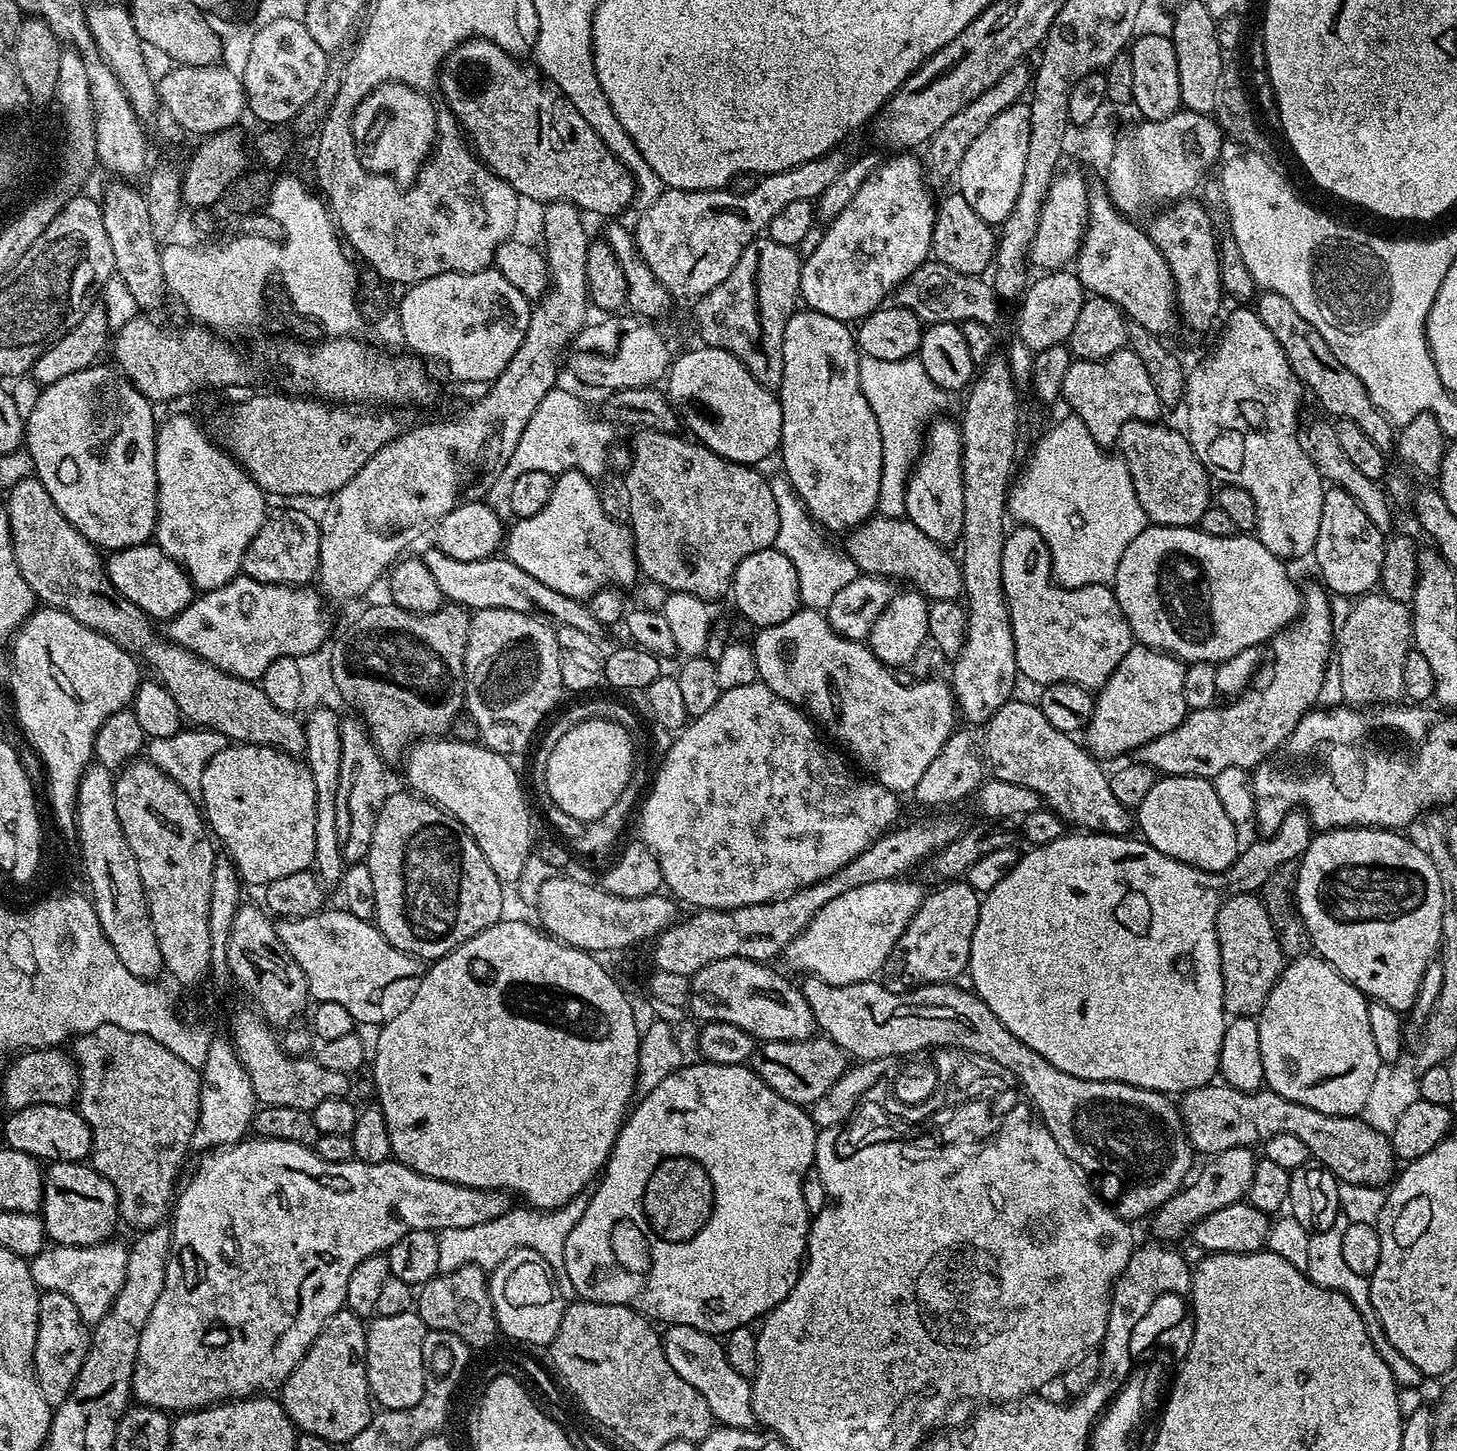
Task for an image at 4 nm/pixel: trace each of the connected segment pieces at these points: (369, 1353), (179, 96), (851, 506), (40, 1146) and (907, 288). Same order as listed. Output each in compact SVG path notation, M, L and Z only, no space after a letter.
M415 1310L393 1316L376 1316L367 1329L366 1374L373 1401L384 1410L412 1408L424 1396L426 1361L422 1358L422 1342L430 1329Z
M212 64L209 67L177 65L157 79L157 92L161 105L174 118L181 131L188 131L205 138L238 124L243 112L247 111L247 96L241 75L225 67Z
M797 310L786 322L786 334L782 338L782 382L778 389L782 410L778 457L784 463L783 475L788 477L809 517L829 533L847 534L859 528L877 515L880 507L882 434L878 434L874 410L870 410L870 402L862 394L860 358L853 329L845 321L821 312Z
M26 1106L12 1112L4 1124L3 1143L41 1162L58 1160L87 1161L92 1154L92 1131L82 1114L72 1106Z
M935 260L925 261L910 278L904 280L896 289L894 300L899 307L910 310L925 324L963 324L970 320L989 325L1000 306L996 292L985 277L959 274Z

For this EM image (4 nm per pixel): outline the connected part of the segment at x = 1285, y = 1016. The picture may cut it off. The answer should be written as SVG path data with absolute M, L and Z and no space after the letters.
M1309 954L1299 956L1297 960L1285 963L1278 982L1270 990L1266 998L1263 1010L1258 1017L1258 1042L1262 1046L1262 1070L1264 1071L1264 1084L1282 1098L1290 1098L1290 1102L1302 1102L1302 1106L1310 1106L1310 1110L1322 1110L1322 1114L1334 1114L1335 1116L1359 1117L1366 1106L1366 1098L1369 1097L1370 1088L1374 1083L1374 1076L1380 1068L1378 1049L1374 1046L1374 1037L1370 1034L1370 1014L1368 1013L1369 997L1359 992L1346 978L1342 978L1332 967L1321 960L1319 955Z

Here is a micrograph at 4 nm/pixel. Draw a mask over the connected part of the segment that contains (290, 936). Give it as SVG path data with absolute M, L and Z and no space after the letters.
M321 910L315 916L303 916L297 920L284 918L276 924L278 938L282 938L286 950L290 950L294 962L302 966L302 974L306 974L309 997L316 1002L338 1002L344 1009L350 1010L357 1025L383 1026L398 1018L398 1014L402 1014L402 1010L410 1006L410 998L414 998L420 979L425 974L425 969L420 968L421 961L409 952L403 952L393 946L373 921L354 918L354 914L347 910L328 911Z

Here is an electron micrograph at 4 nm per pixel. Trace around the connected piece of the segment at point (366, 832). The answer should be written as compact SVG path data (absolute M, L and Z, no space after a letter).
M345 717L340 723L341 773L337 794L338 846L345 861L364 862L368 859L370 842L378 814L390 791L388 785L389 765L380 757L376 744L363 721L357 717Z

